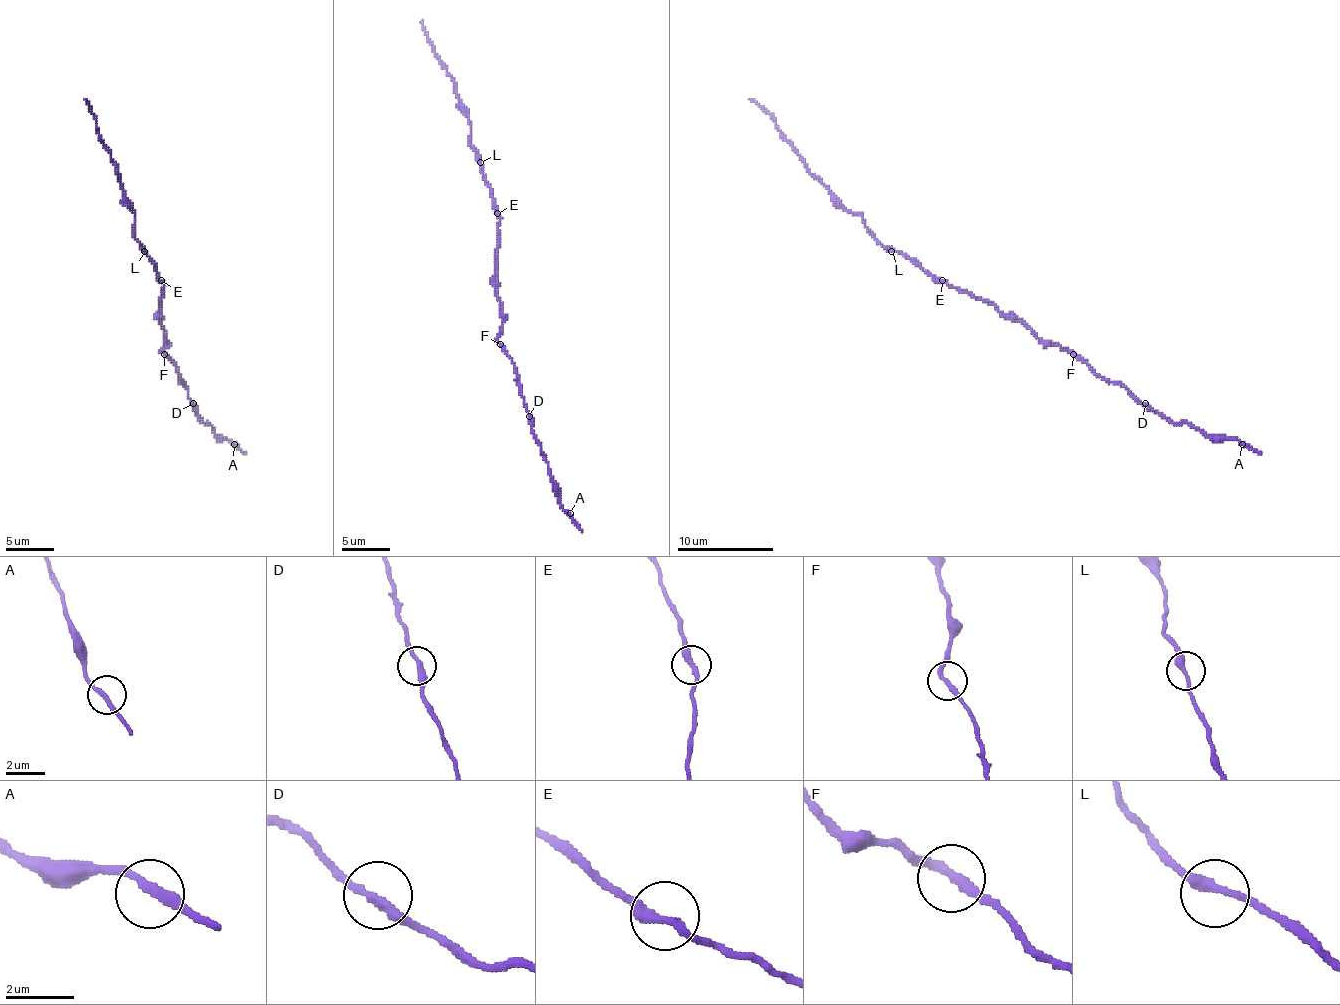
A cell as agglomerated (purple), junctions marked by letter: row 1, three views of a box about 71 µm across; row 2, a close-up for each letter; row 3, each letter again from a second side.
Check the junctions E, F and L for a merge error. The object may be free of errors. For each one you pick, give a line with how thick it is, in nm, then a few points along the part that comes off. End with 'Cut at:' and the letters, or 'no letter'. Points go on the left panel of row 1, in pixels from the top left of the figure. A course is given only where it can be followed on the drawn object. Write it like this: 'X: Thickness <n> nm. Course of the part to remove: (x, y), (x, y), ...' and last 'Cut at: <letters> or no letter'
Cut at: no letter

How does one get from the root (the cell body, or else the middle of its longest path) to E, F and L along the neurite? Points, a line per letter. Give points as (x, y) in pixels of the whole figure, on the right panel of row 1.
E: (990, 302), (959, 292), (942, 280)
F: (990, 302), (1005, 316), (1017, 316), (1039, 338), (1058, 343), (1073, 355)
L: (990, 302), (976, 299), (945, 283), (937, 283), (908, 258), (891, 251)

